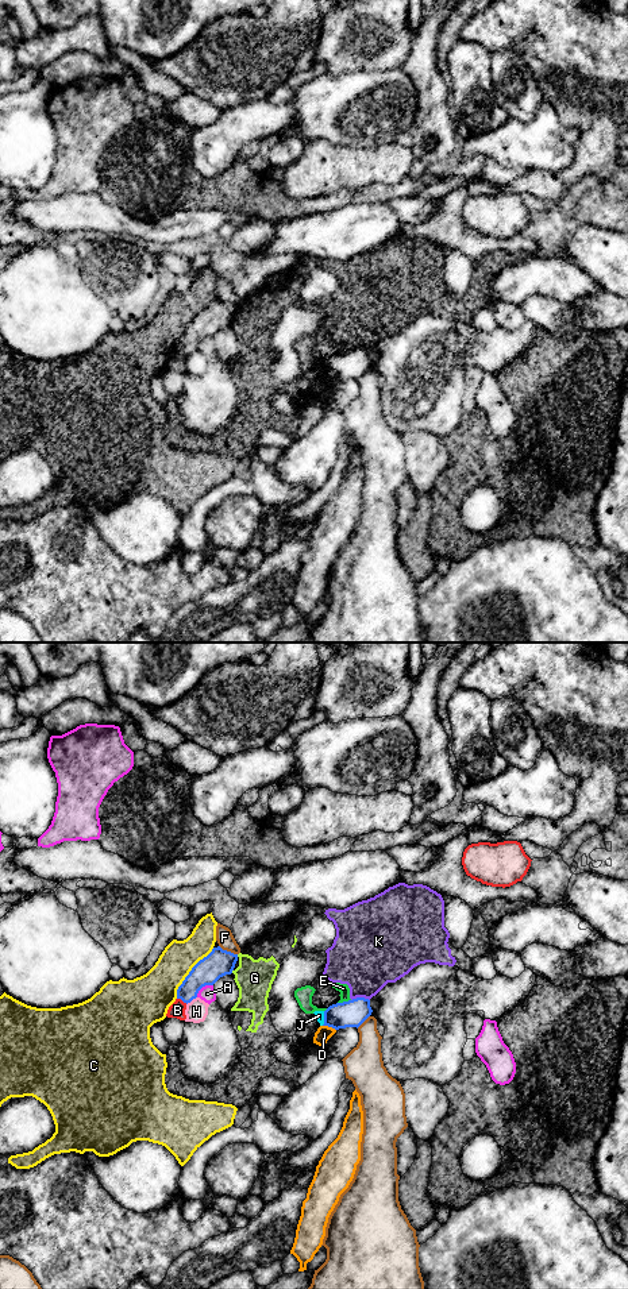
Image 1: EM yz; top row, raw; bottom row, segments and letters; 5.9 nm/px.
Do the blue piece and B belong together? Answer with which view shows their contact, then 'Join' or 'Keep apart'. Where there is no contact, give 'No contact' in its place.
Touches blue in yz. Keep apart

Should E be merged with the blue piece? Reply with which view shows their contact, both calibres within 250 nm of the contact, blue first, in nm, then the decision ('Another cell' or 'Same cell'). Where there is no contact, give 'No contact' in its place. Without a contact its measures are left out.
Touches blue in yz. Thickness 160 nm (blue) against 60 nm. Another cell

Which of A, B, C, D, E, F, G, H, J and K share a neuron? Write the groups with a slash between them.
A / B / C / D / E G J K / F / H

